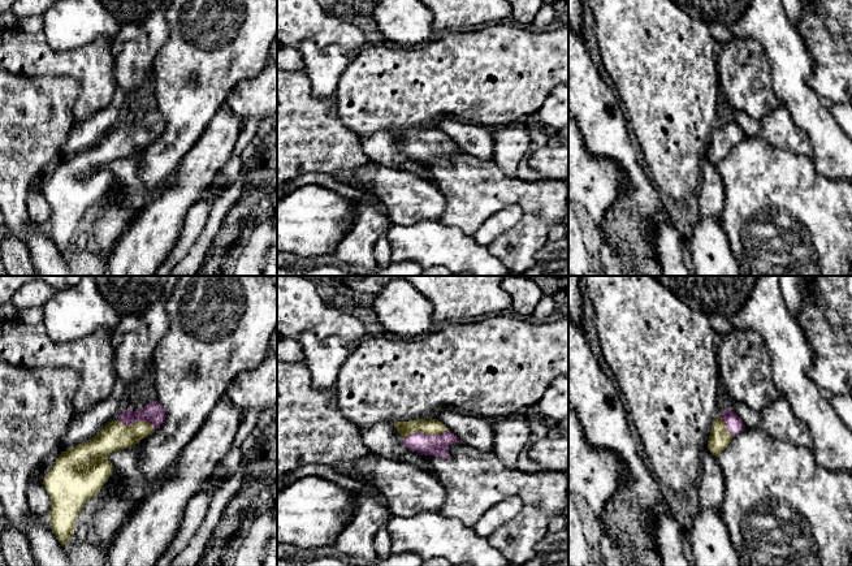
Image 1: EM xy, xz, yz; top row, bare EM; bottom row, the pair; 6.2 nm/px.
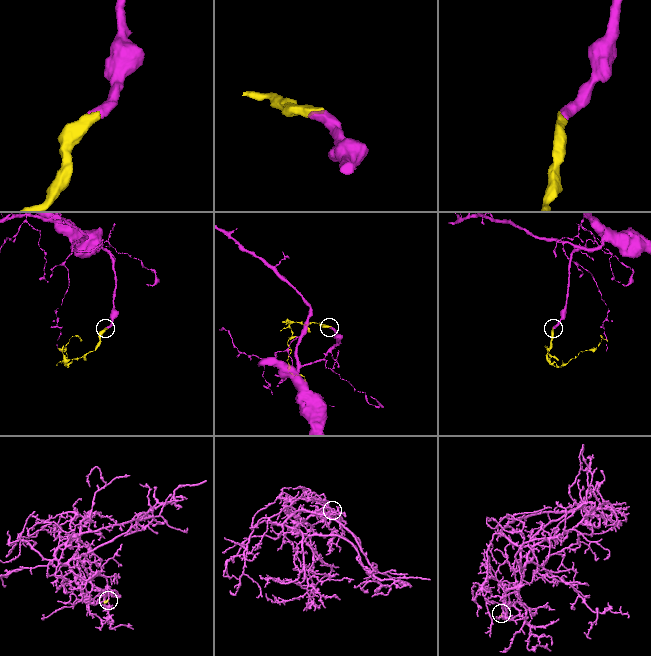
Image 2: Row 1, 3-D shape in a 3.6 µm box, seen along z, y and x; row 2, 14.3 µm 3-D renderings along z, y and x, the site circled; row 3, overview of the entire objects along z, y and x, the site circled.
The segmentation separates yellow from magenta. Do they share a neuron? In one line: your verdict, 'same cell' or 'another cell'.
same cell

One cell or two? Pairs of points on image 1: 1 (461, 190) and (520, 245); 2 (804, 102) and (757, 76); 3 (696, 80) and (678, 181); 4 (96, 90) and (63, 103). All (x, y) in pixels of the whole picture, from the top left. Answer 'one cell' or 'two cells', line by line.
1: one cell
2: two cells
3: one cell
4: two cells

